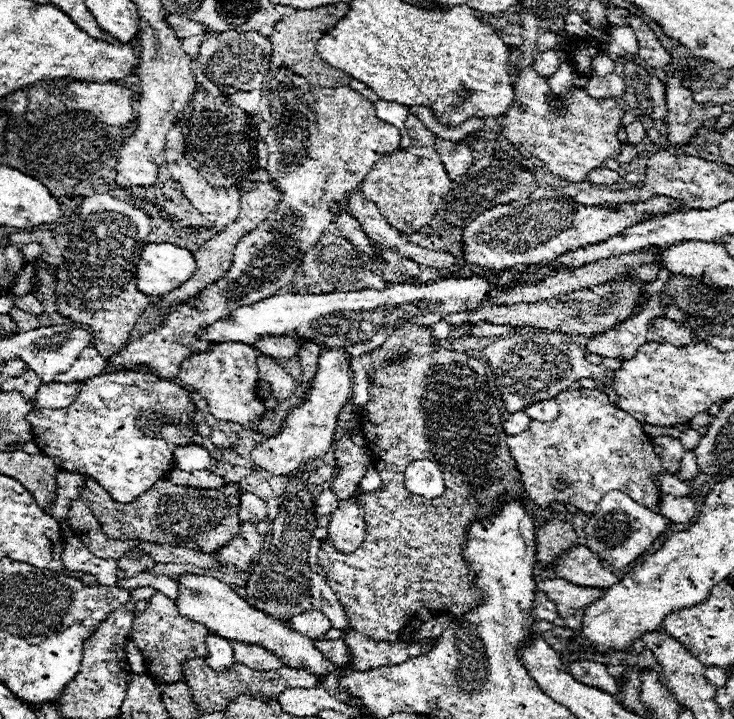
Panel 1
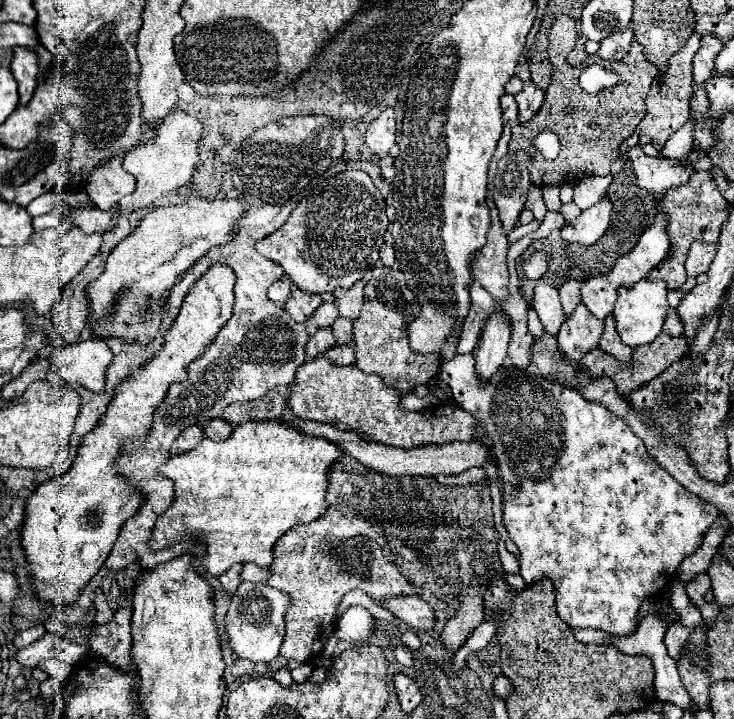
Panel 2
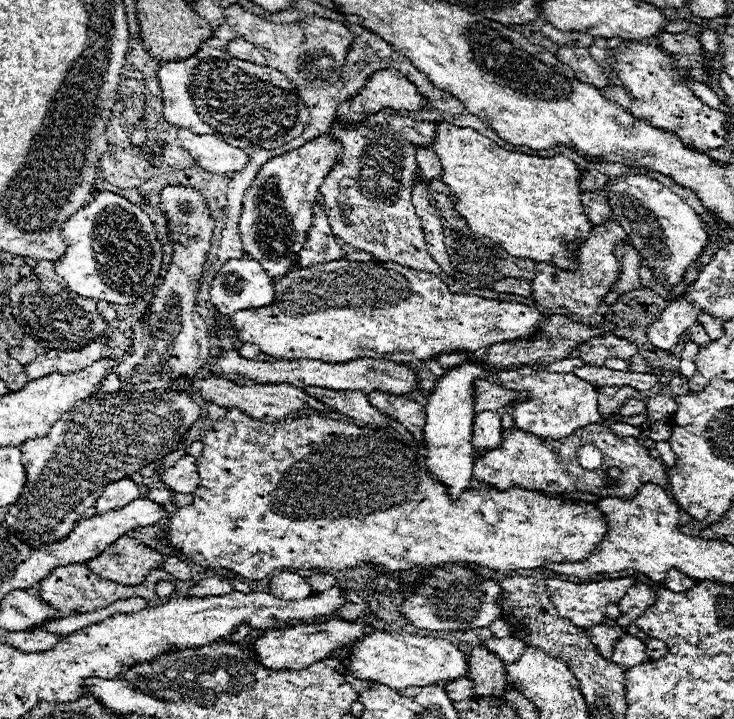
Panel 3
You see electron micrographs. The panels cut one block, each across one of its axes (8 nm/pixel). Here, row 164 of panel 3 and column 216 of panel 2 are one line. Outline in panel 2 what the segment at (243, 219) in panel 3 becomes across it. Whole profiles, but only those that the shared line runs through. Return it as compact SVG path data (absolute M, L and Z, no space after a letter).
M226 264L210 266L204 272L204 276L200 276L200 280L194 282L188 296L184 298L184 304L180 308L178 318L174 320L172 328L168 330L164 346L160 348L160 352L154 356L154 360L148 366L136 370L130 378L126 378L116 388L116 394L108 406L108 412L102 416L100 424L82 440L82 446L78 450L78 456L72 462L70 470L60 478L54 478L46 484L40 484L40 488L36 488L36 492L28 498L26 516L24 516L22 530L20 530L20 544L22 544L24 556L28 560L26 570L30 574L32 586L36 588L34 594L38 600L52 602L60 608L74 604L76 598L80 596L80 592L84 590L84 586L90 582L90 578L106 562L106 558L108 558L108 554L120 534L122 524L130 516L134 516L136 510L140 508L140 504L144 502L144 496L140 496L128 482L124 482L114 472L114 460L118 458L120 442L132 440L132 438L144 440L144 436L148 436L148 428L152 426L152 412L160 404L160 400L166 396L168 386L174 382L180 382L186 376L186 366L192 360L196 360L200 354L204 354L204 350L212 344L218 330L226 324L226 320L230 320L232 306L234 306L234 282L236 282L236 274Z

